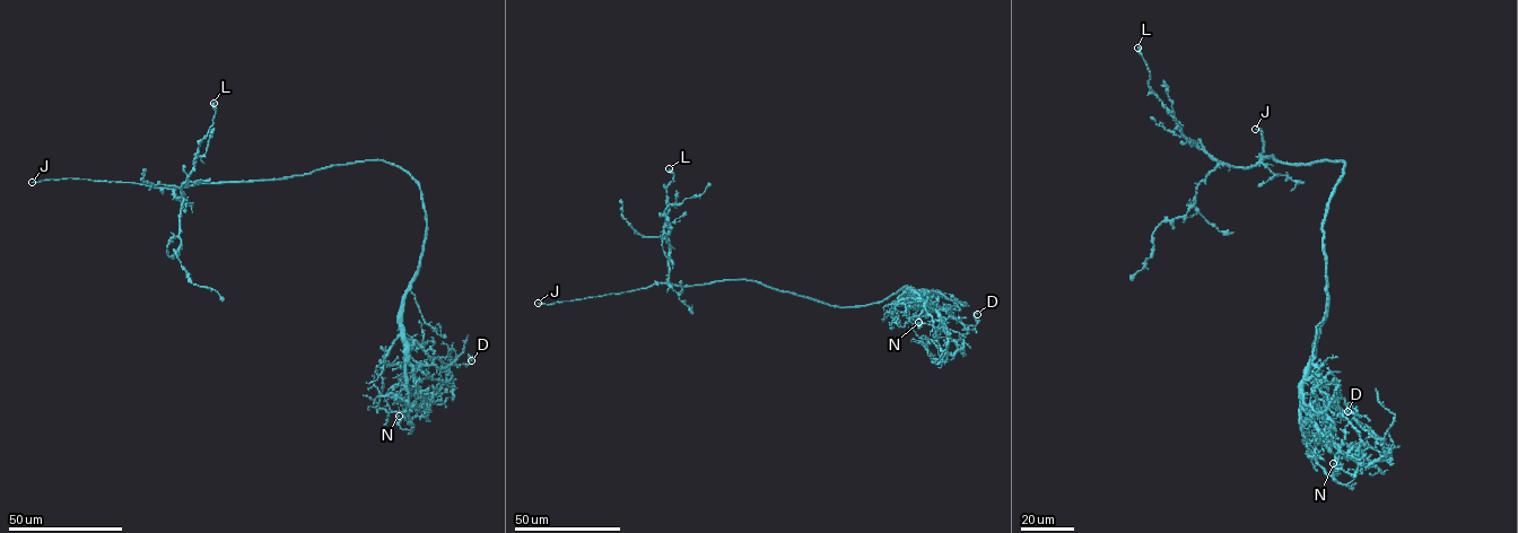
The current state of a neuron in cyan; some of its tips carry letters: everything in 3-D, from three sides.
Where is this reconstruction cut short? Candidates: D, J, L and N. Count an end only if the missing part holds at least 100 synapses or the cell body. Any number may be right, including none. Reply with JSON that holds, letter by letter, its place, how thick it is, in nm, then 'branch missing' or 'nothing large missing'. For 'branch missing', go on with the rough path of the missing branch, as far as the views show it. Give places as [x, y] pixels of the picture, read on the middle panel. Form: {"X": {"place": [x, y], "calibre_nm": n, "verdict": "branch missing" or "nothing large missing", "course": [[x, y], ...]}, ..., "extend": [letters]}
{"D": {"place": [977, 314], "calibre_nm": 120, "verdict": "nothing large missing"}, "J": {"place": [538, 303], "calibre_nm": 280, "verdict": "branch missing"}, "L": {"place": [669, 168], "calibre_nm": 380, "verdict": "nothing large missing"}, "N": {"place": [918, 322], "calibre_nm": 220, "verdict": "nothing large missing"}, "extend": ["J"]}

